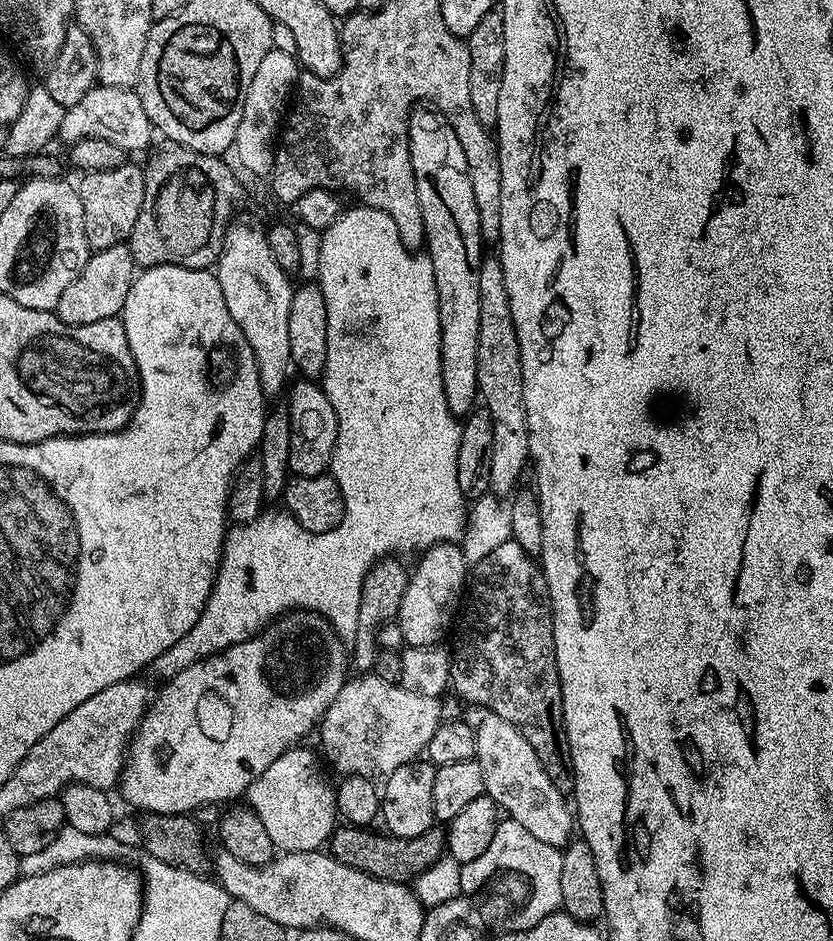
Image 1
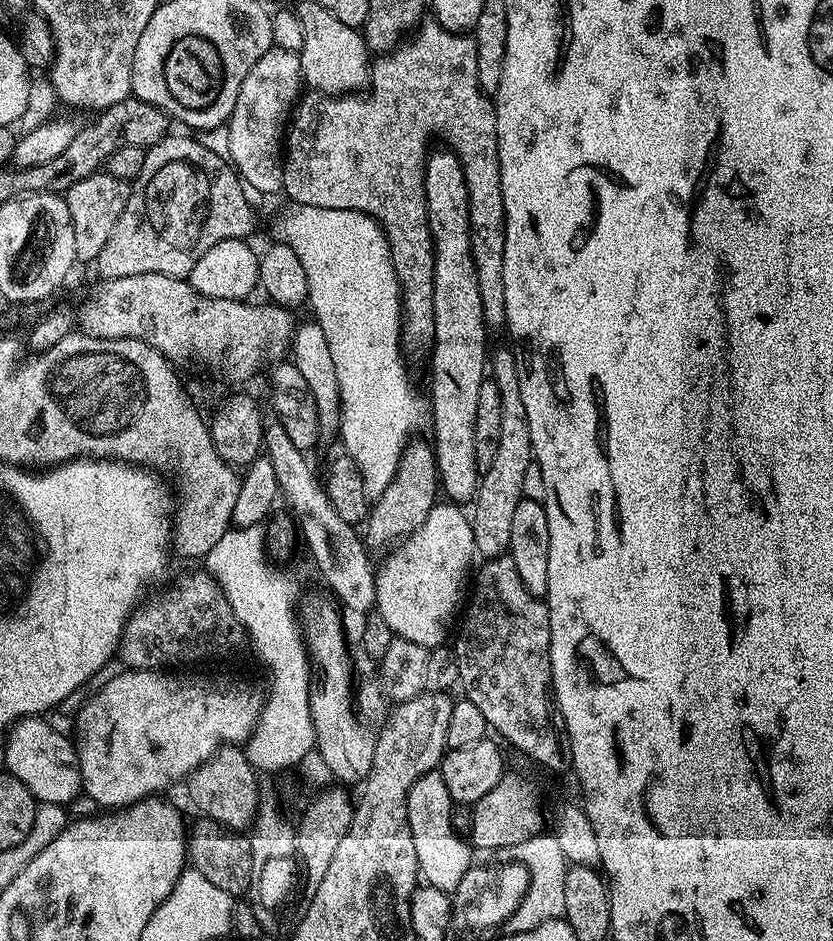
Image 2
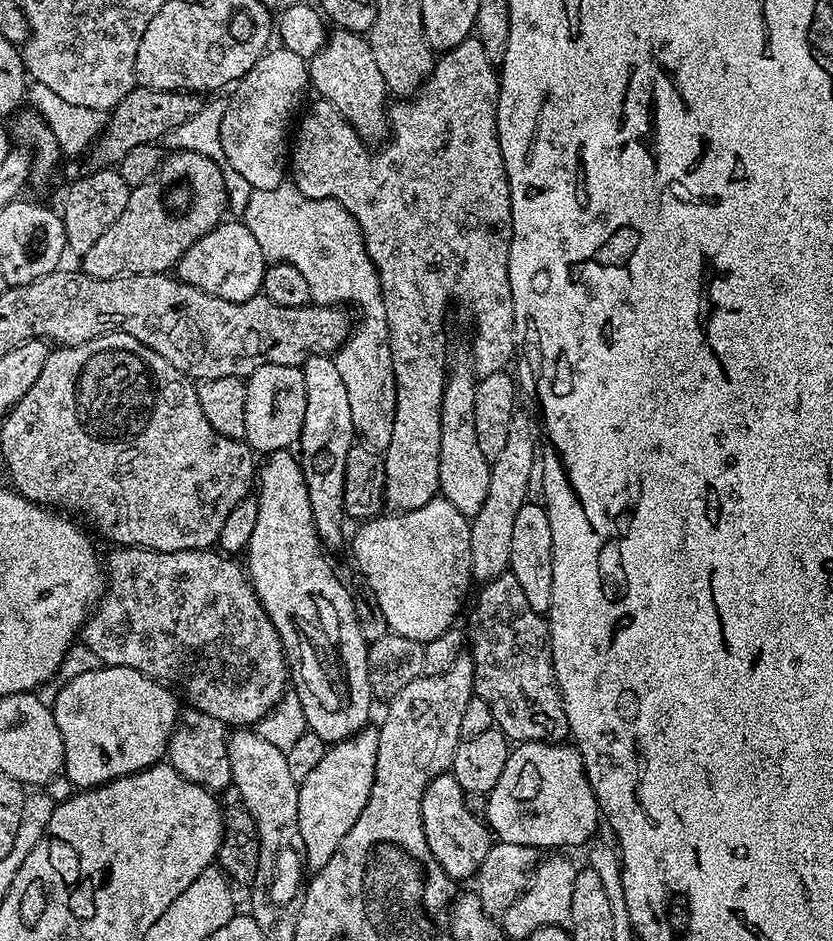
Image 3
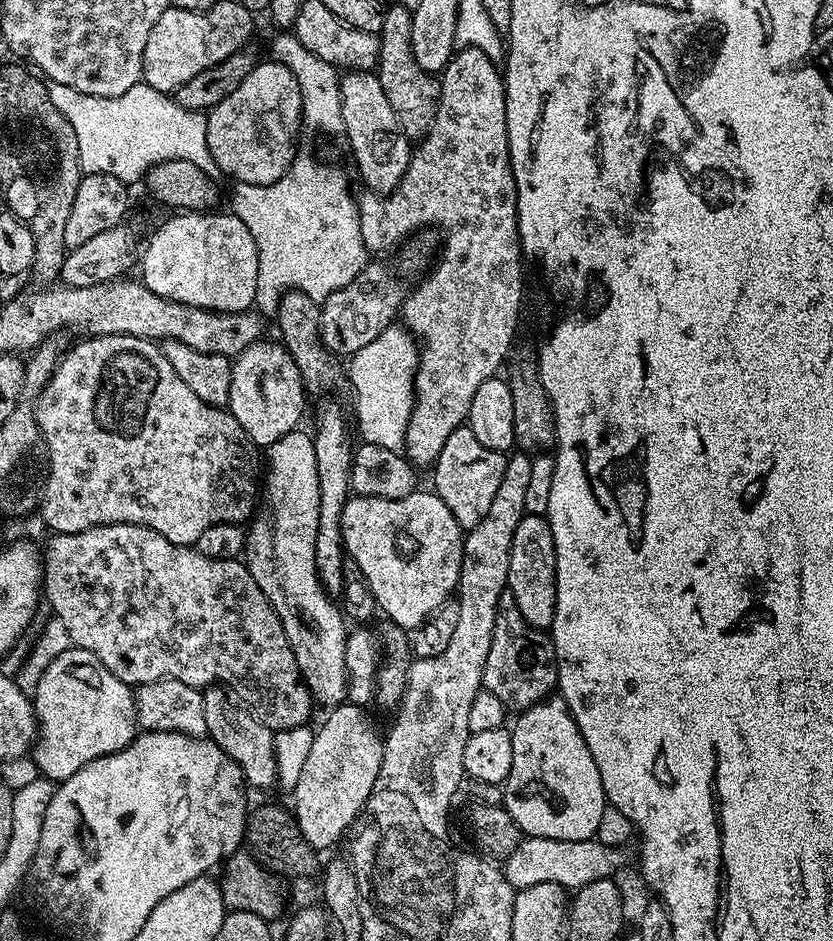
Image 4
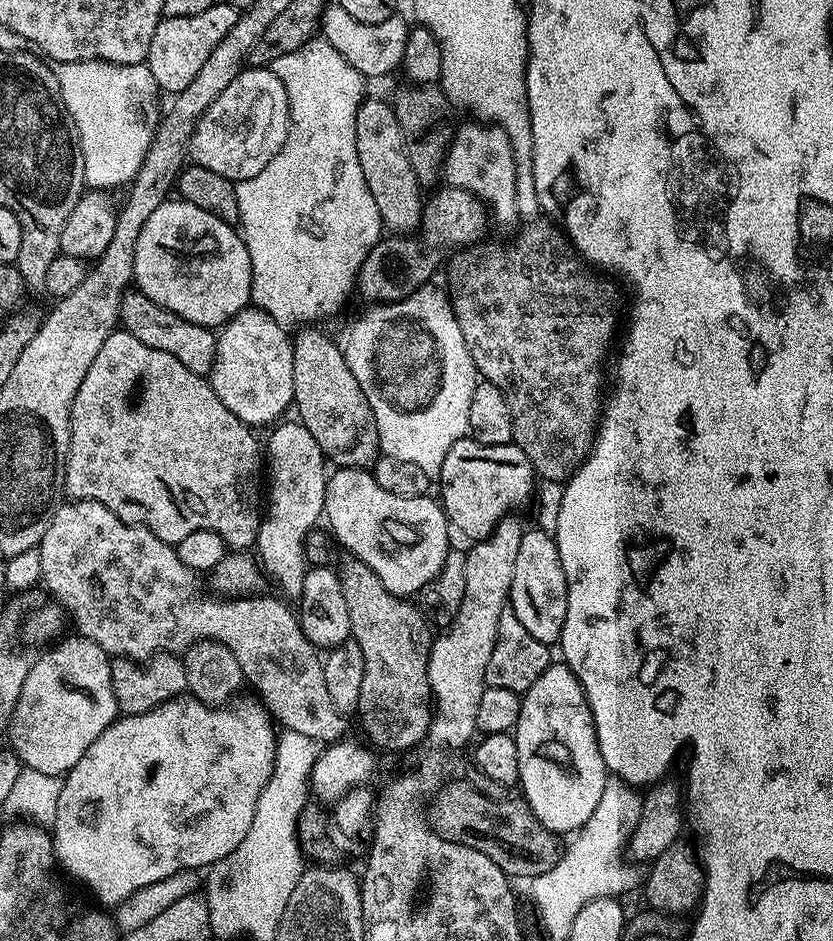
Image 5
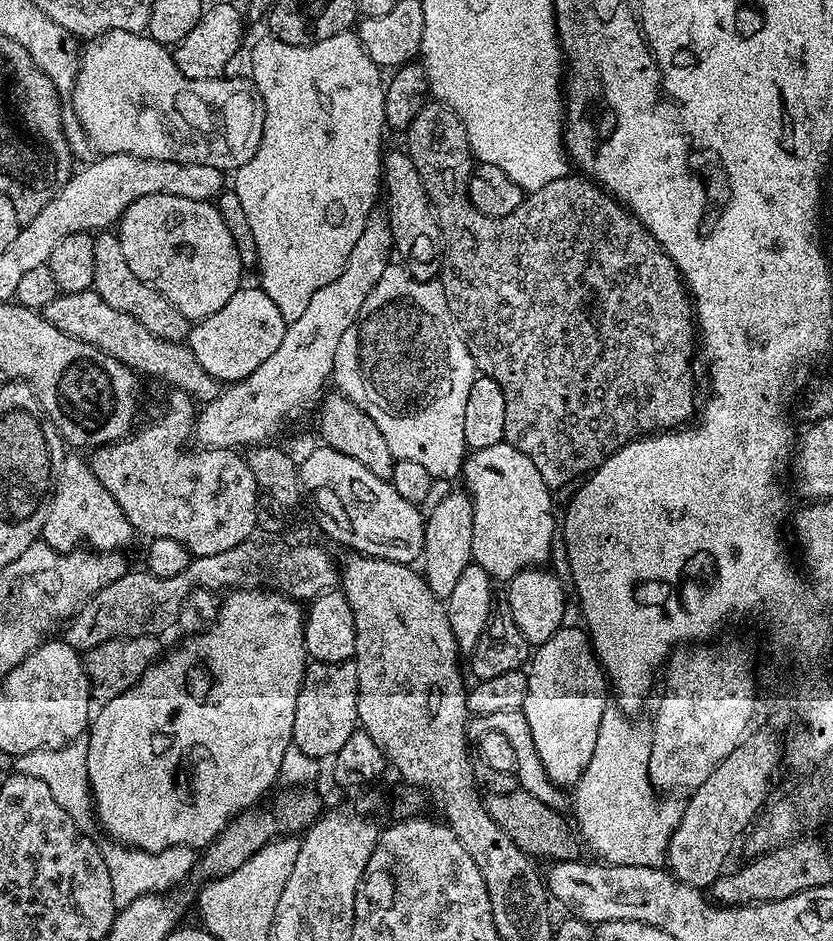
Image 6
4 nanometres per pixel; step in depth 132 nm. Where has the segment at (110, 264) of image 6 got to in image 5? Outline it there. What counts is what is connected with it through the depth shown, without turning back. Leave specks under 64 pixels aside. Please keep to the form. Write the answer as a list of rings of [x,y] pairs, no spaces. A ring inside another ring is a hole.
[[[139,290],[125,291],[121,297],[119,323],[123,331],[134,334],[138,342],[146,342],[146,346],[154,350],[166,350],[166,354],[174,354],[174,358],[178,358],[178,362],[182,362],[186,370],[202,377],[207,377],[211,373],[217,337],[213,329],[186,322],[186,318],[158,306],[158,302],[146,298],[146,294]]]

